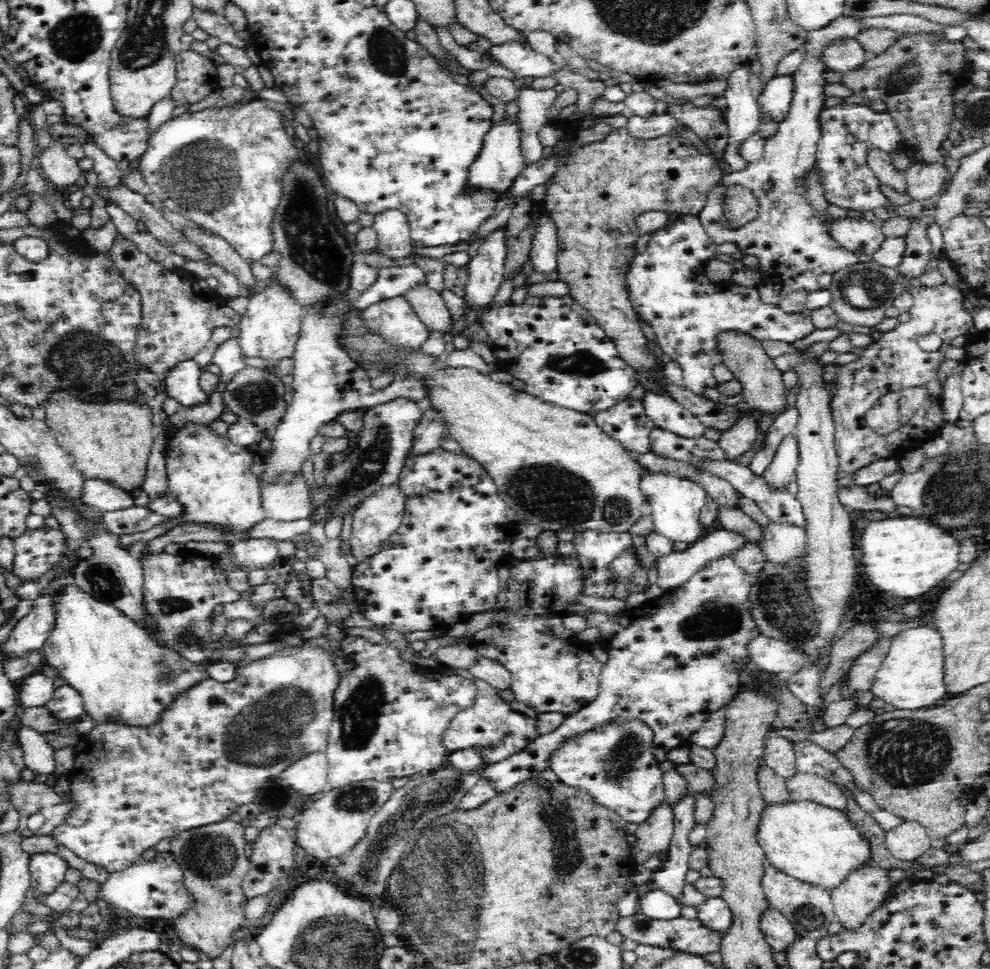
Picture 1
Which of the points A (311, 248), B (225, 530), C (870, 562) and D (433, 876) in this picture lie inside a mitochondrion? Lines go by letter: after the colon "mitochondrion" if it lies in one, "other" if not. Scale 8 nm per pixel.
A: mitochondrion
B: other
C: other
D: mitochondrion

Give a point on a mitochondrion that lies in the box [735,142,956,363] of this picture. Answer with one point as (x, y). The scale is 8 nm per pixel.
(865, 289)

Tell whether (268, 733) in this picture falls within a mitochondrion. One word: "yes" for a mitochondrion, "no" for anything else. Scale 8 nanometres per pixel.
yes

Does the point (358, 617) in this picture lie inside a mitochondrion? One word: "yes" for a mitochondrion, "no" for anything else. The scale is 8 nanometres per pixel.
no

